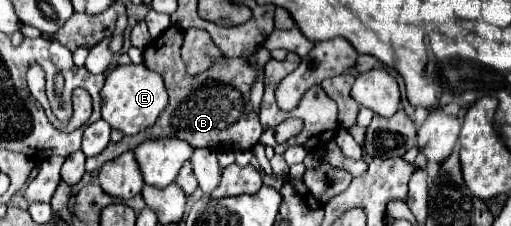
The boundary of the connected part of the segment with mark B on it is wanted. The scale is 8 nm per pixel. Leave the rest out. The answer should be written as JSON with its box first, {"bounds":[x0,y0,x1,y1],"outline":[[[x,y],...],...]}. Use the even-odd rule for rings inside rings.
{"bounds":[87,24,263,172],"outline":[[[175,24],[155,38],[143,52],[143,64],[159,72],[165,80],[165,88],[169,92],[169,106],[159,116],[157,124],[149,130],[139,132],[137,136],[125,136],[121,142],[109,142],[109,146],[93,158],[87,158],[87,172],[99,170],[105,162],[121,156],[125,150],[133,150],[137,144],[149,138],[181,138],[187,140],[193,148],[211,148],[215,152],[237,152],[251,150],[263,132],[259,118],[253,114],[249,104],[249,90],[257,78],[255,68],[247,58],[225,58],[215,62],[215,66],[195,78],[187,76],[185,64],[179,56],[183,44],[183,32],[175,28]]]}

